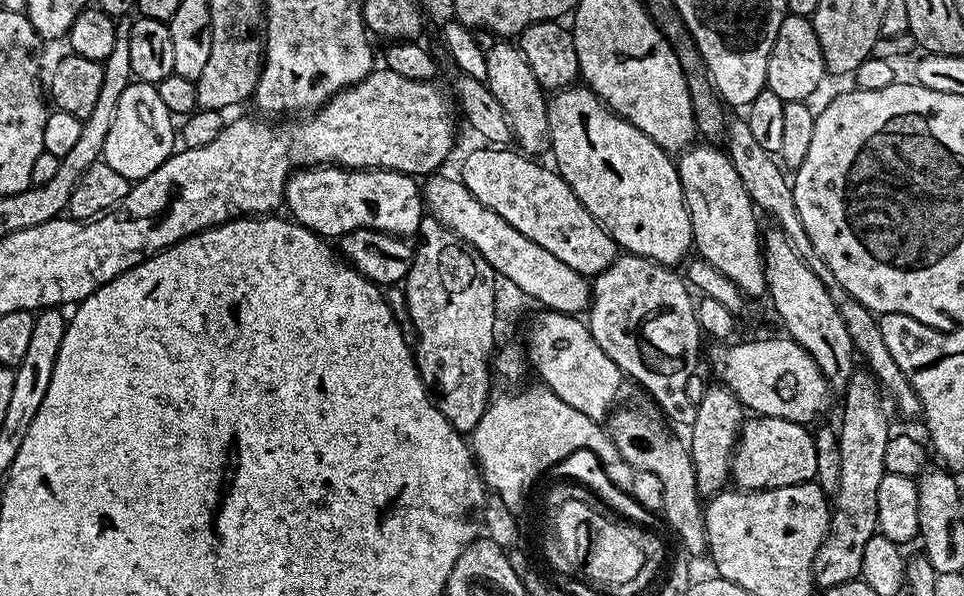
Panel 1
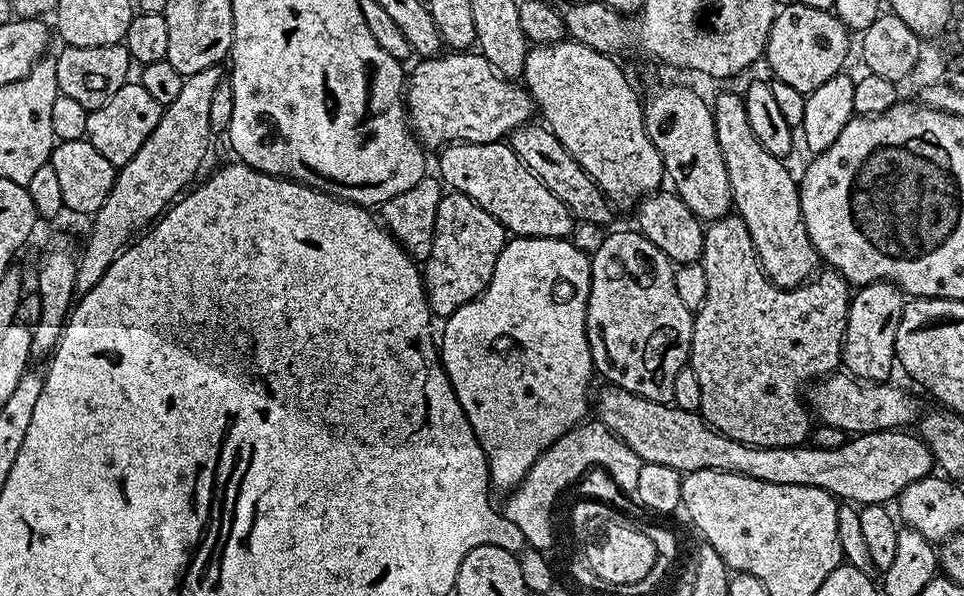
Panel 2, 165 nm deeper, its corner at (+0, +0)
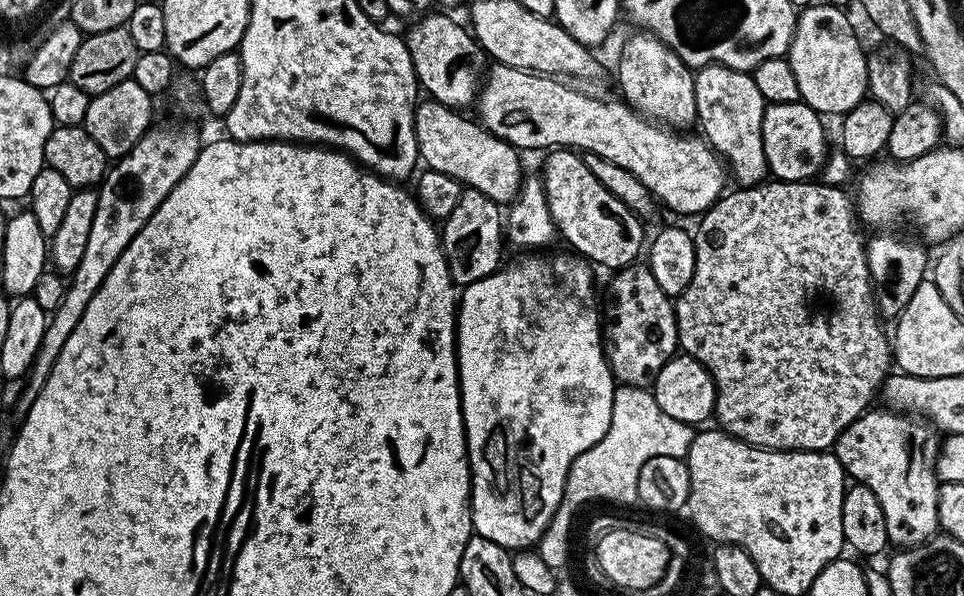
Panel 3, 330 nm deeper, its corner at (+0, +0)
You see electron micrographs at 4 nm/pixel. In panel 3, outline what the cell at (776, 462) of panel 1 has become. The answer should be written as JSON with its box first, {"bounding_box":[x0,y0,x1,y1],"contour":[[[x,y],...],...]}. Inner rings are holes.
{"bounding_box":[834,410,942,550],"contour":[[[869,410],[850,422],[836,439],[834,454],[855,483],[874,490],[886,518],[889,545],[896,550],[916,548],[941,531],[938,502],[942,481],[936,474],[936,459],[942,440],[937,429],[923,418],[883,411]]]}

